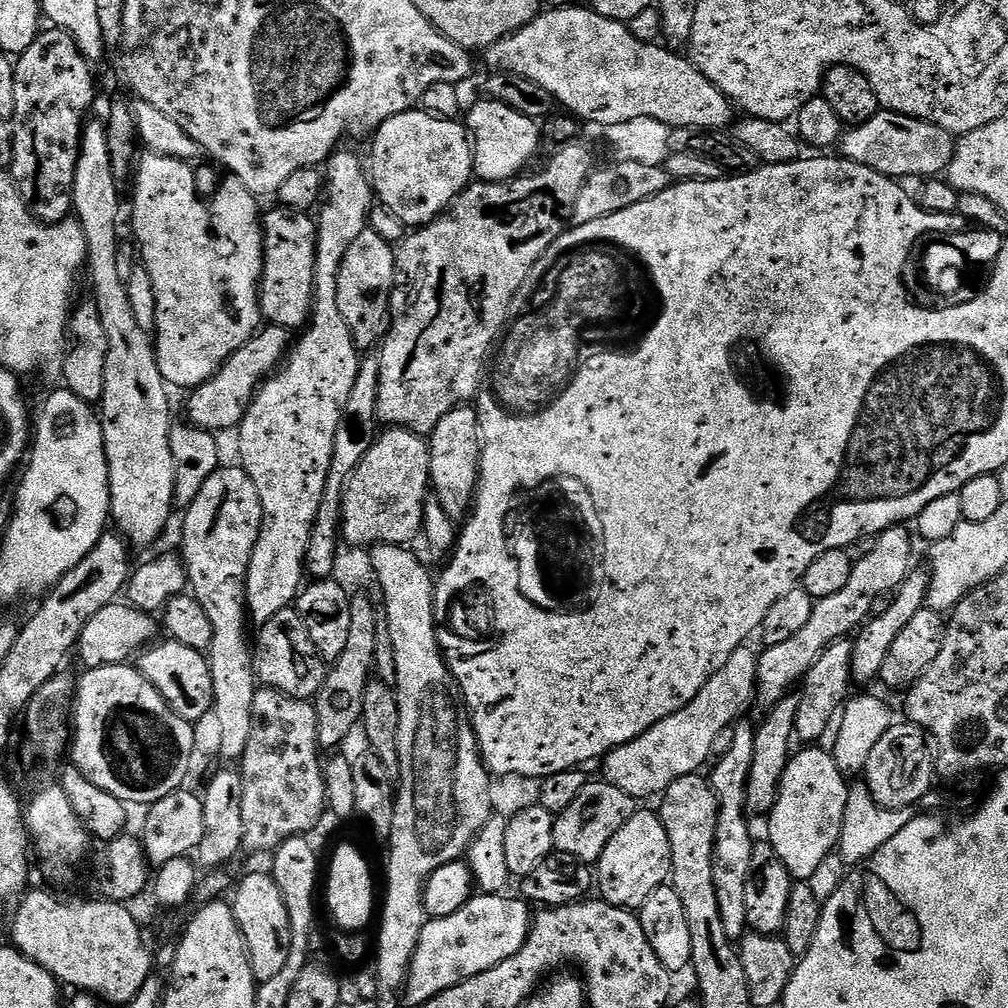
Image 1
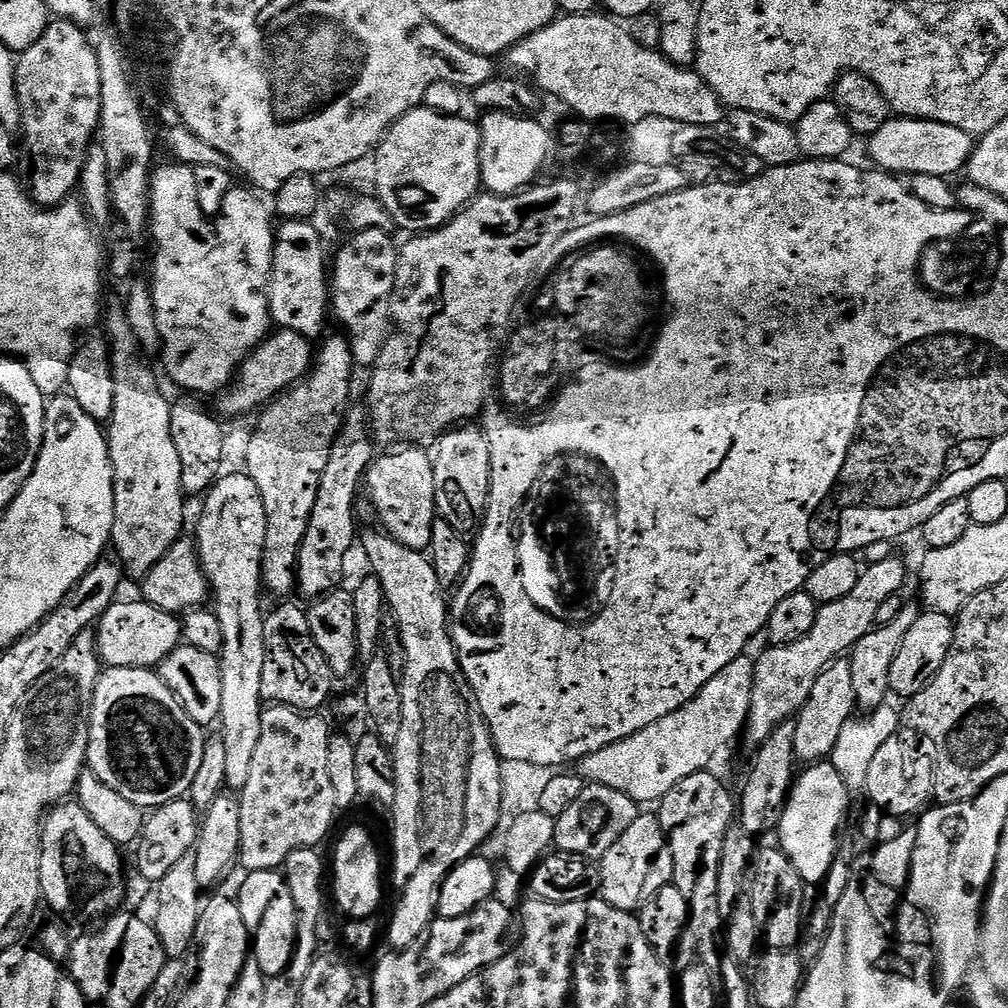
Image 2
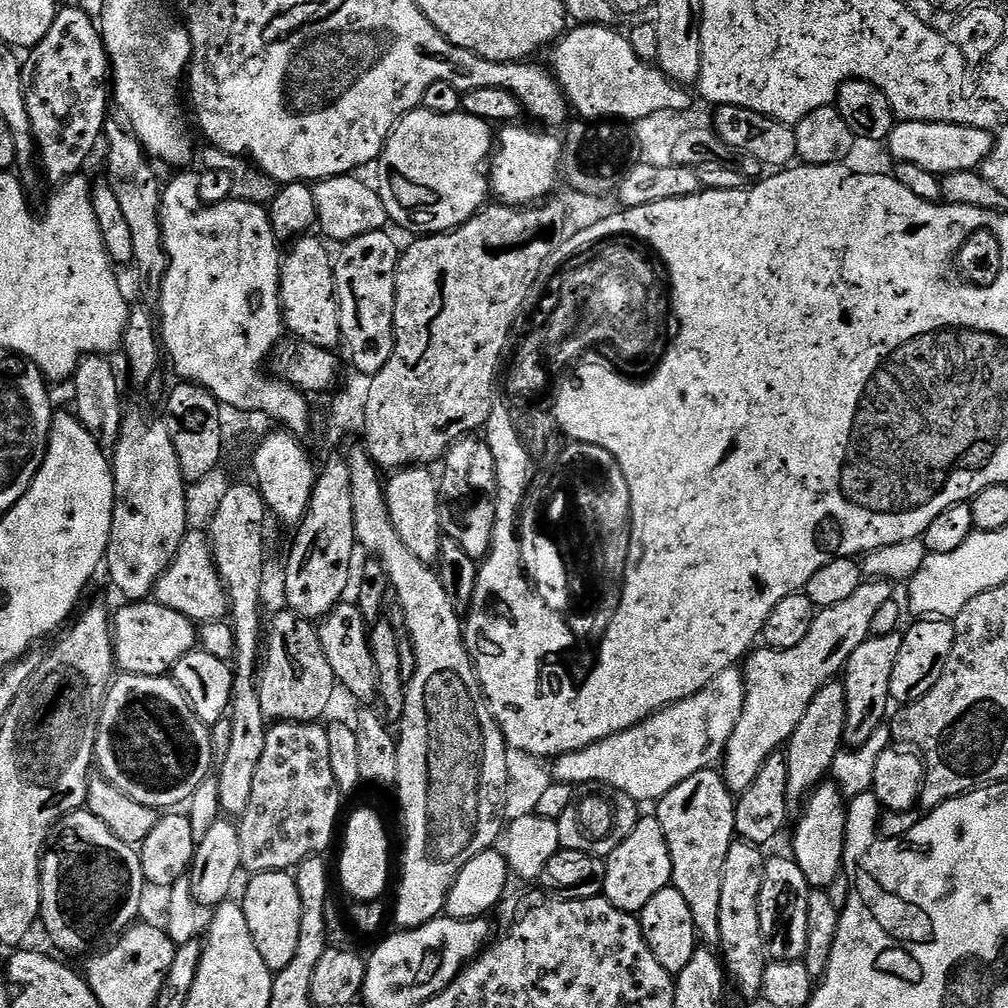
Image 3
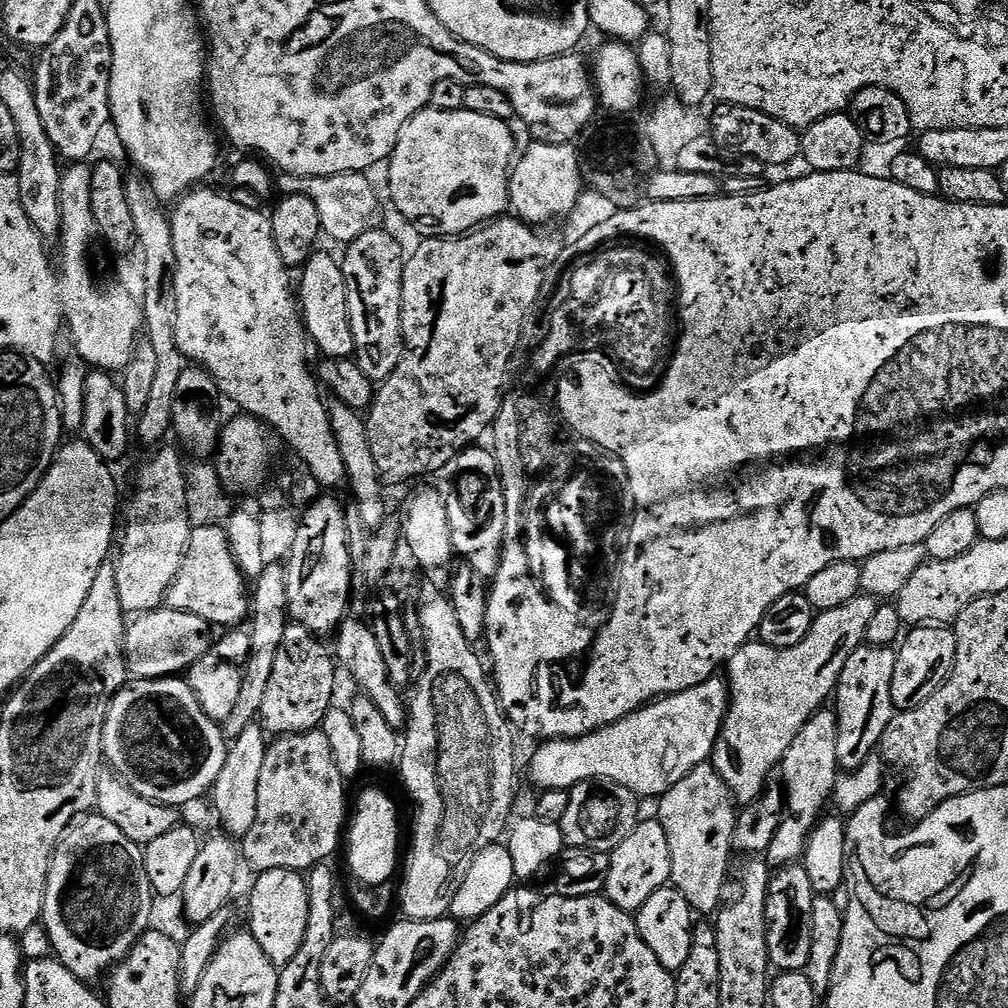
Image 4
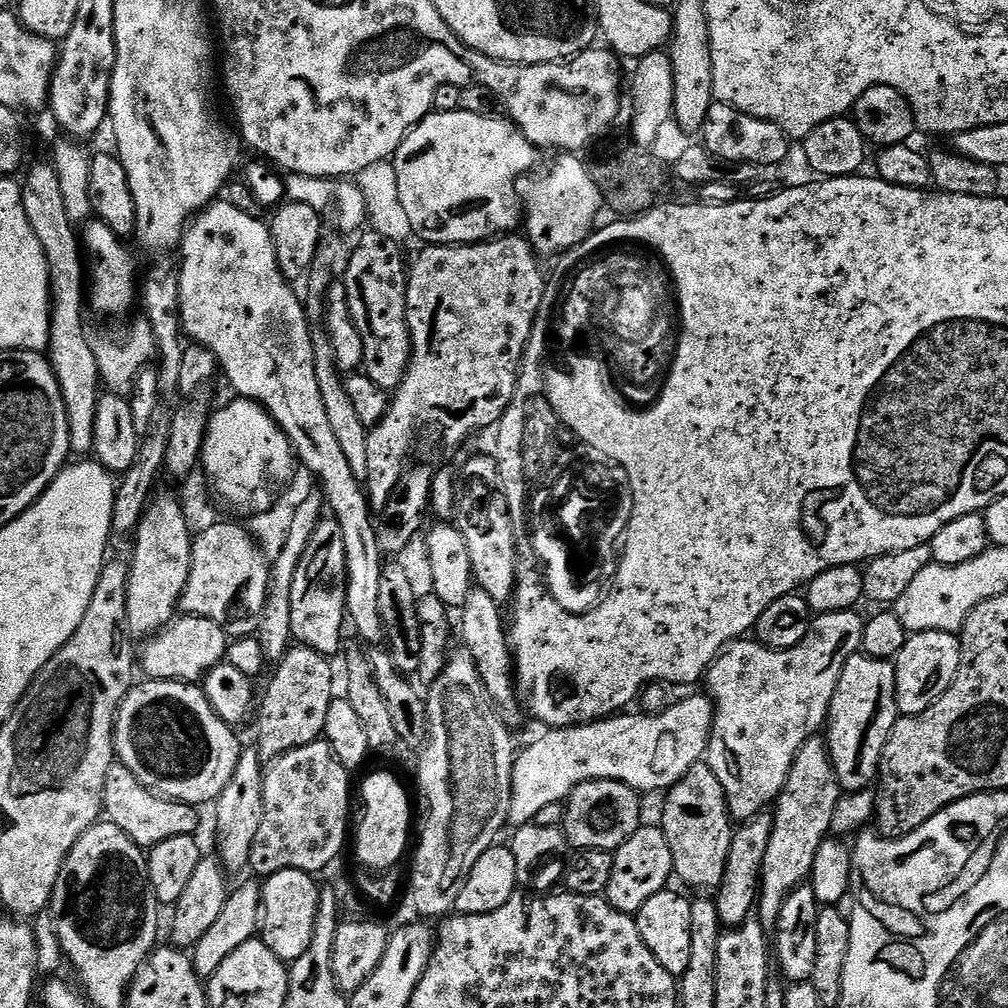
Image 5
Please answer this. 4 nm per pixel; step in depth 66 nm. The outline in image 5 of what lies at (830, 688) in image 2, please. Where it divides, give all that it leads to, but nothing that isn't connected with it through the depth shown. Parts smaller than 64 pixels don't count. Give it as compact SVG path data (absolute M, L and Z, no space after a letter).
M814 735L798 750L786 786L774 805L774 834L770 834L770 847L762 862L758 893L758 919L764 929L775 929L786 898L811 877L814 858L832 832L834 806L838 806L841 795L827 739Z

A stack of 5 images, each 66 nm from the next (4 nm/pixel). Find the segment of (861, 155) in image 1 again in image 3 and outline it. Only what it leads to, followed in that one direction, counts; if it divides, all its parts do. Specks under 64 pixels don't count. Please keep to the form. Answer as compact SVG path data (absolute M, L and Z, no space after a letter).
M905 120L892 129L886 143L893 161L913 163L932 172L936 177L943 178L962 170L977 171L984 159L992 153L994 136L991 131L976 129L970 125Z

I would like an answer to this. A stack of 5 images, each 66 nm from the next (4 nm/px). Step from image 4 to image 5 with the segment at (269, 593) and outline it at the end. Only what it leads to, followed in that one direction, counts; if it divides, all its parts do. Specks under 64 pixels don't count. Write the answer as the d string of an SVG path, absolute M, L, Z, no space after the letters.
M316 494L308 498L306 502L302 502L294 513L289 534L286 536L286 544L275 557L274 579L270 584L268 604L264 607L264 617L259 630L255 634L264 651L265 661L278 662L288 653L288 649L293 647L294 641L292 639L292 627L290 626L290 590L294 586L294 574L298 570L302 554L306 554L308 549L310 534L314 534L314 530L320 524L322 519L320 511L325 511L325 508L325 501Z

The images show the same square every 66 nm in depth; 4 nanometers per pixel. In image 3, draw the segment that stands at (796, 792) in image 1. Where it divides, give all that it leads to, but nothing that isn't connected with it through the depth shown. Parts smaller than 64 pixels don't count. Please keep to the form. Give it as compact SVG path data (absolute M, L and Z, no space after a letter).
M824 782L819 785L807 797L808 805L796 824L796 833L792 836L792 849L790 855L796 861L796 865L806 874L806 882L809 889L827 890L836 876L841 875L840 863L845 863L844 835L846 834L846 822L848 810L845 797L839 787L832 782Z

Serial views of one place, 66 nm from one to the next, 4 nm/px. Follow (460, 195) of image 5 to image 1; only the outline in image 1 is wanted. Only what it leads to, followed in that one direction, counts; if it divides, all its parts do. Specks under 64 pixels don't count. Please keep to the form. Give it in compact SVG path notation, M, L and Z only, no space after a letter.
M423 110L394 114L376 129L370 143L370 179L375 195L409 229L415 230L444 215L473 183L472 142L459 119L443 120Z

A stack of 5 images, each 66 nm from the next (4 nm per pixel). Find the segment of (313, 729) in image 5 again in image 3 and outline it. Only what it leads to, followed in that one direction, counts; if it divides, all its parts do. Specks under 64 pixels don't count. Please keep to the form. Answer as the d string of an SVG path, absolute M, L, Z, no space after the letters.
M284 611L271 617L272 629L266 632L266 651L262 656L262 667L258 672L260 689L260 705L265 721L302 722L310 724L321 719L320 715L332 704L332 695L338 692L334 678L334 670L330 670L330 662L326 662L326 654L322 650L322 642L316 633L317 625L311 620L302 618L293 612Z

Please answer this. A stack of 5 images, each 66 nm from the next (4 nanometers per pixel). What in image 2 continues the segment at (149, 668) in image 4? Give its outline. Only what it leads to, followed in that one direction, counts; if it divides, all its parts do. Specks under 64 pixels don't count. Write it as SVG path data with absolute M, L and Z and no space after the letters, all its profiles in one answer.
M143 598L128 600L125 604L113 602L100 615L94 628L96 638L96 653L100 656L101 665L110 668L151 668L155 669L174 649L182 643L182 620L177 613L158 610L150 606Z

